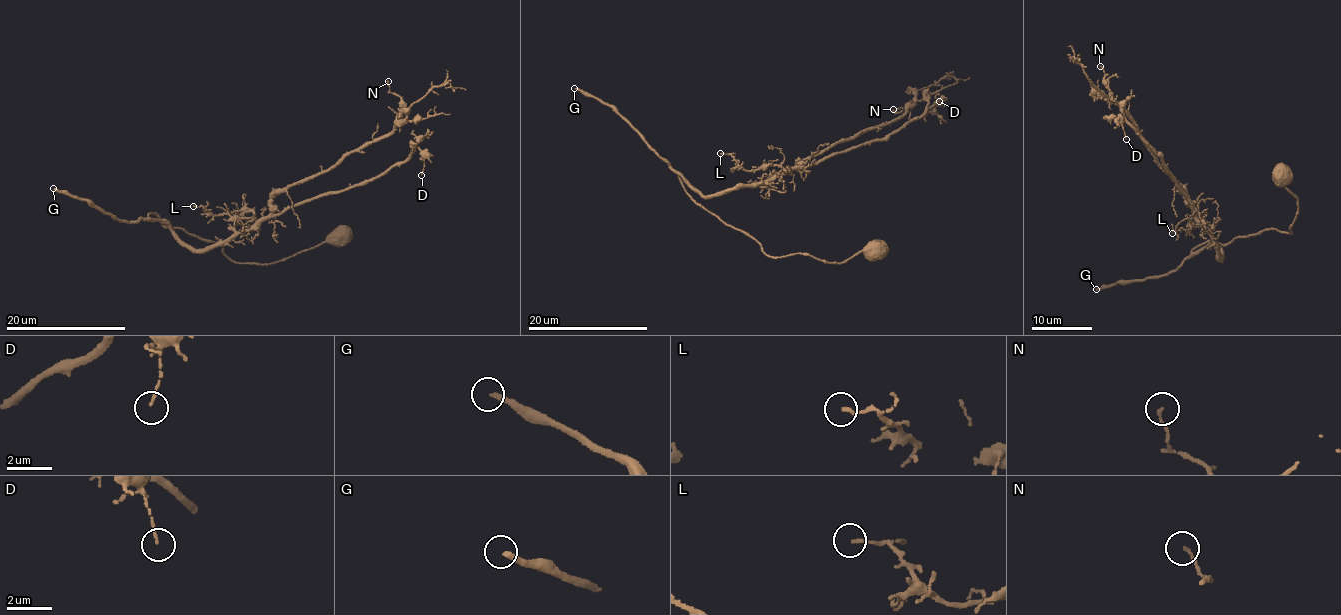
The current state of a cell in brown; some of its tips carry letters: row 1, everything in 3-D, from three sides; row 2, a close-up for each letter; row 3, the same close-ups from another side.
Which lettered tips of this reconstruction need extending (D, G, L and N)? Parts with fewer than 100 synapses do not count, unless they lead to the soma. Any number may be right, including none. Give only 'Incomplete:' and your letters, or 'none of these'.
Incomplete: G

